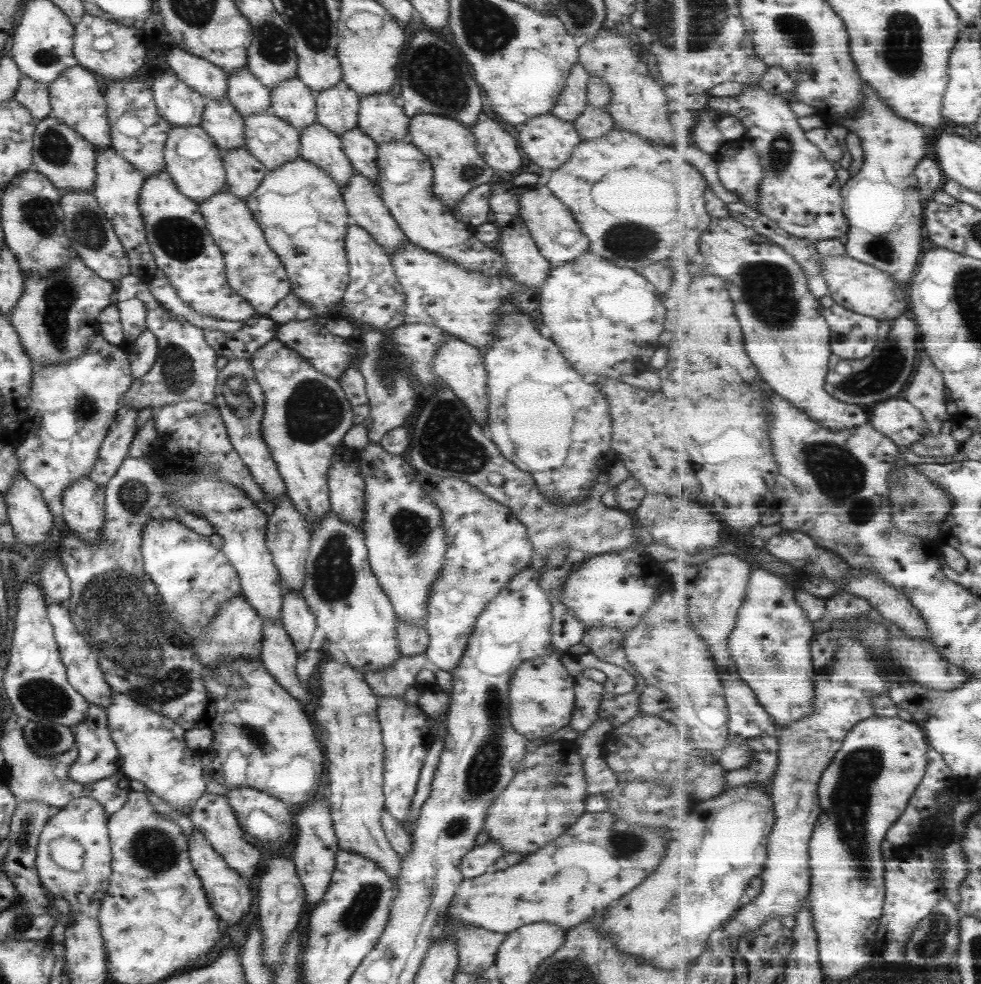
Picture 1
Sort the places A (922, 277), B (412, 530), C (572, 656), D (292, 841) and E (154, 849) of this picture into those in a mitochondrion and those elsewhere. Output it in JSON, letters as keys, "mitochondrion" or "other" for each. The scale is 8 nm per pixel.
{"A":"other","B":"mitochondrion","C":"other","D":"other","E":"mitochondrion"}

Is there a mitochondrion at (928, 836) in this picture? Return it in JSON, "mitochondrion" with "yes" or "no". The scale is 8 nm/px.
{"mitochondrion":"no"}

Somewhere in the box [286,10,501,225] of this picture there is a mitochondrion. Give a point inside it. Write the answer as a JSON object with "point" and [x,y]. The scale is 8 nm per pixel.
{"point":[440,82]}

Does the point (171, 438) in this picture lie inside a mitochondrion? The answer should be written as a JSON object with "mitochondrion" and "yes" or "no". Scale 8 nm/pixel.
{"mitochondrion":"no"}

